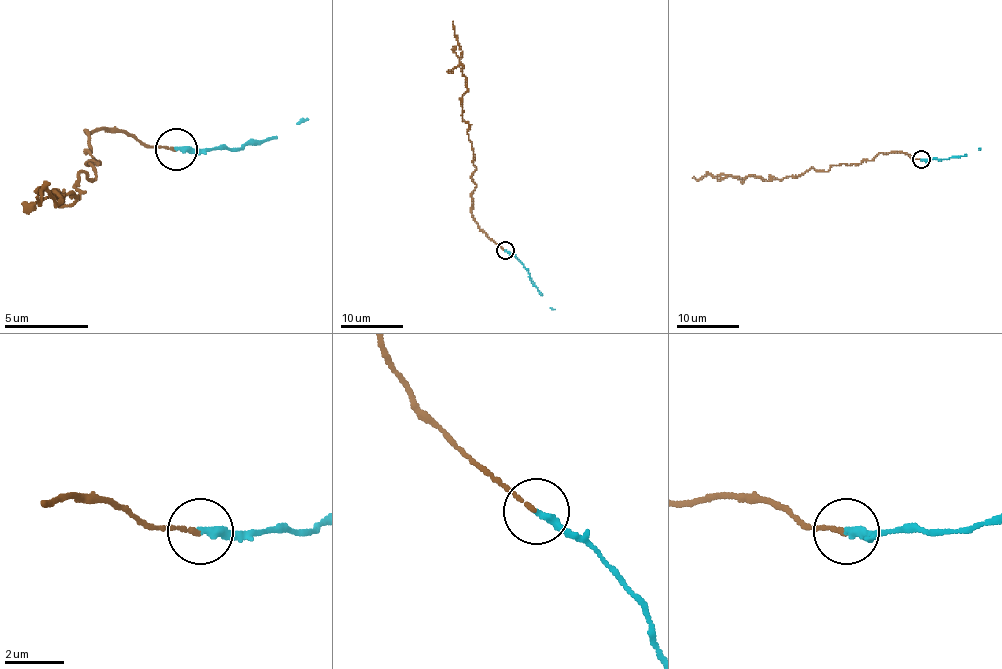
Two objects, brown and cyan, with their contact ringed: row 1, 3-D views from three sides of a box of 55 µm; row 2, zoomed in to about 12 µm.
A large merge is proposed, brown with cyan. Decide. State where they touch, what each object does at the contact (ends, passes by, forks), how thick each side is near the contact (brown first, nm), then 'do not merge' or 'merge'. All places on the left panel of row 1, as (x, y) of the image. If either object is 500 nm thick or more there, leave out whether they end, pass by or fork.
(176, 149) | brown ends | cyan ends | 140/280 nm | merge

